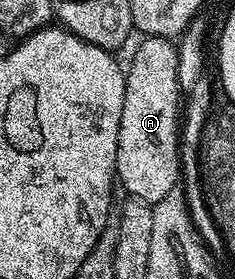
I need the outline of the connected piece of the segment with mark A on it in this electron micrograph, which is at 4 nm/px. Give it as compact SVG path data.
M149 35L139 41L141 43L137 45L132 60L126 63L116 177L119 186L124 186L131 198L155 205L181 182L182 126L173 118L182 114L176 110L176 99L182 95L179 57L173 40Z

